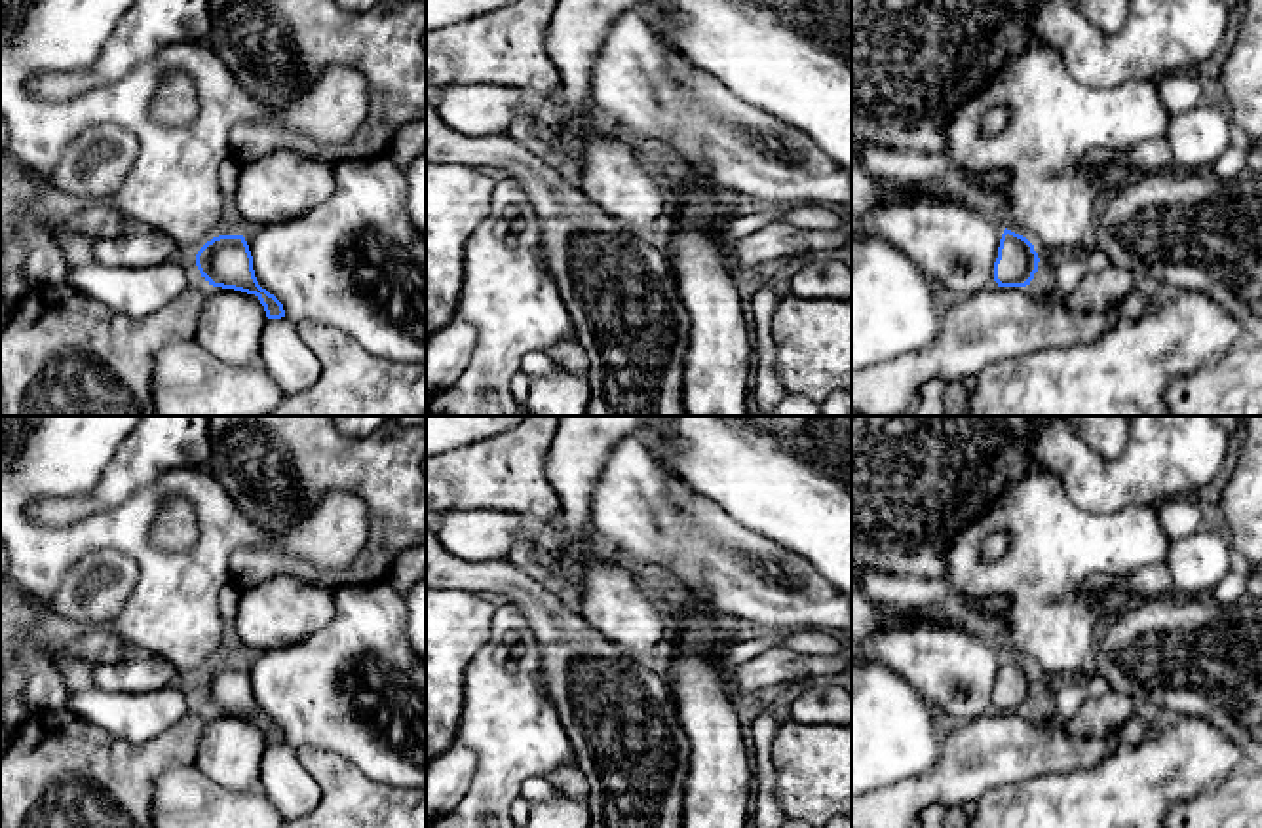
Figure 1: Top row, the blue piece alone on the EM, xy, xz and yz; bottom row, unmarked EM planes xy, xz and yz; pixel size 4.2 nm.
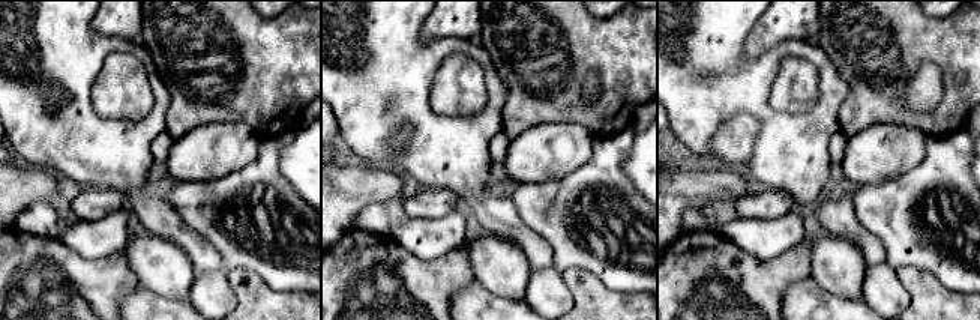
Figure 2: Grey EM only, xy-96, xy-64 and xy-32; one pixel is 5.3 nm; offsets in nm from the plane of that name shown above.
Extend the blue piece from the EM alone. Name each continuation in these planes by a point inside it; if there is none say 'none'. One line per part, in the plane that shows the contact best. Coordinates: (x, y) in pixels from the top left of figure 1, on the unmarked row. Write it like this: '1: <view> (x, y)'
1: yz (1055, 545)

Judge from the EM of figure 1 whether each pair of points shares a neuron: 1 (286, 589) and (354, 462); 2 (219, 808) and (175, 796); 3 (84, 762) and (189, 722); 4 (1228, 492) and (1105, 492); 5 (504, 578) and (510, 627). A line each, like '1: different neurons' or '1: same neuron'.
1: different neurons
2: same neuron
3: same neuron
4: different neurons
5: different neurons

